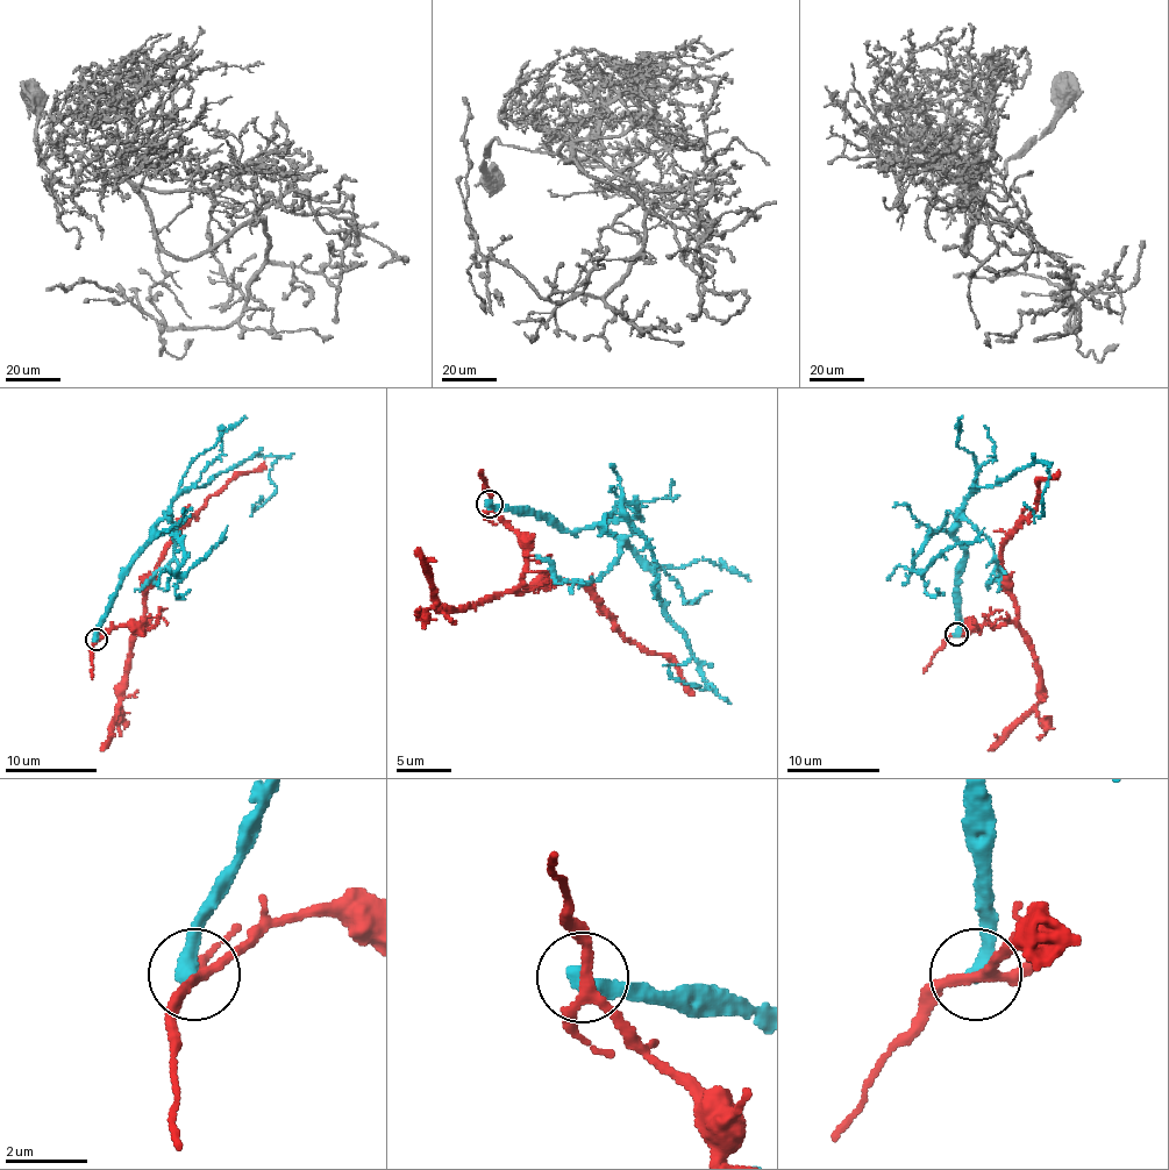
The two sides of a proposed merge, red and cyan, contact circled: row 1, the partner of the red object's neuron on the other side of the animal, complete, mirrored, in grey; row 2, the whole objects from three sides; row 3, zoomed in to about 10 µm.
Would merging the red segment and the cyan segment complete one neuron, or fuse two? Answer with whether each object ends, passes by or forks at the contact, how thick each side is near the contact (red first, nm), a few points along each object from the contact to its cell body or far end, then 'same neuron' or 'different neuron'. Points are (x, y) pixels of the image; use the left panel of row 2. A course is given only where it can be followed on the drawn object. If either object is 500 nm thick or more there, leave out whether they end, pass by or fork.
red forks there; cyan ends there; 200 nm thick on the red side, 400 nm on the other; red runs (95, 639), (120, 626), (148, 625), (145, 580), (165, 547), (207, 499), (264, 462); cyan runs (95, 639), (120, 572), (173, 499), (255, 456), (273, 456), (269, 478), (276, 492), (252, 508), (262, 496); different neuron

